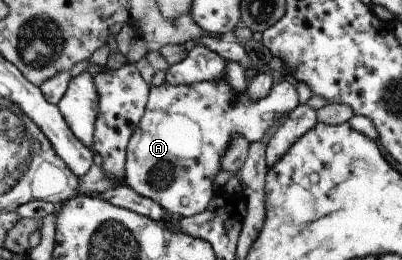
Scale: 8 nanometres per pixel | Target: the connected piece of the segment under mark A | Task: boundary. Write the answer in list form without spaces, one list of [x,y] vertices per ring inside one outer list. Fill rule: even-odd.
[[[227,78],[205,80],[191,84],[171,85],[164,82],[150,87],[146,110],[134,129],[126,147],[125,185],[135,193],[156,201],[163,209],[184,218],[205,211],[212,200],[213,179],[222,170],[222,157],[237,136],[256,142],[282,116],[289,115],[300,104],[298,91],[289,81],[274,85],[261,99],[252,100],[246,91],[238,94]]]

